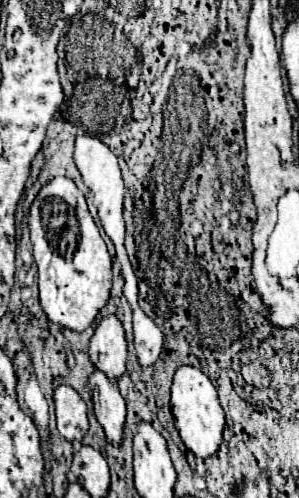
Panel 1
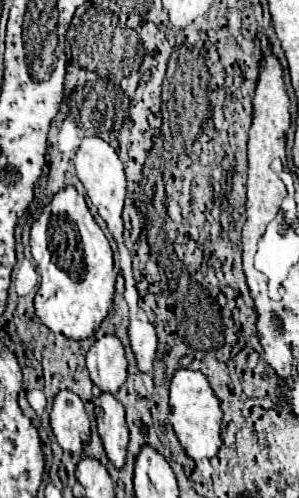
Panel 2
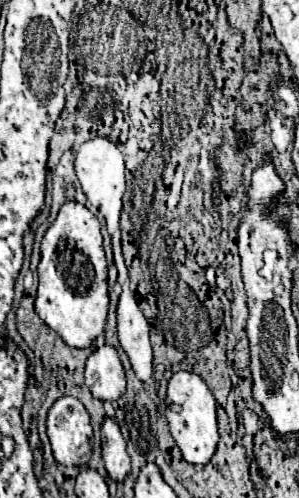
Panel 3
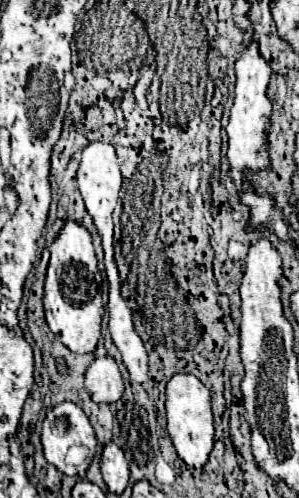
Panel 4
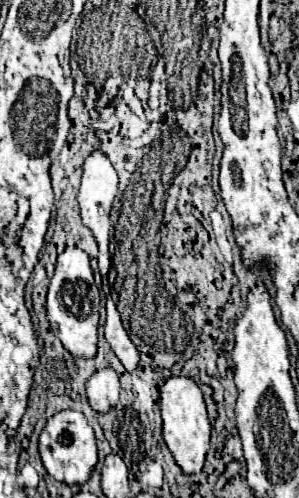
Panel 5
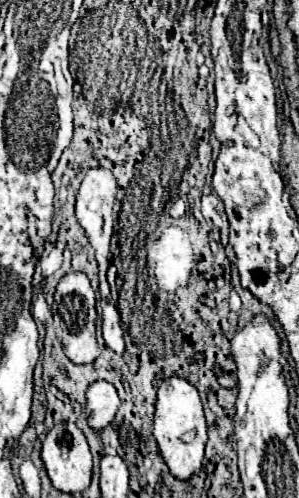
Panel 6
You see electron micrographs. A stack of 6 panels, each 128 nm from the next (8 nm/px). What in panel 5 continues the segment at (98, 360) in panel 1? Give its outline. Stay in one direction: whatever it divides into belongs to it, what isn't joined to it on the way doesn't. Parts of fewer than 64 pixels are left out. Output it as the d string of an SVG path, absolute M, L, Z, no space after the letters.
M110 366L96 370L86 384L86 392L88 392L88 402L96 412L106 412L112 406L116 406L120 392L120 378L116 370Z

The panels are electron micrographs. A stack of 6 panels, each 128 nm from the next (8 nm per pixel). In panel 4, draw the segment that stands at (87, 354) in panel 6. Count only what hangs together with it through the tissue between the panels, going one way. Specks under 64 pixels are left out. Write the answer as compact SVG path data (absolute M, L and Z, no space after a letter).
M66 220L50 244L50 262L44 282L44 312L46 322L56 338L60 338L60 342L76 354L94 352L102 336L100 324L104 316L104 304L100 284L102 278L88 228L78 220Z

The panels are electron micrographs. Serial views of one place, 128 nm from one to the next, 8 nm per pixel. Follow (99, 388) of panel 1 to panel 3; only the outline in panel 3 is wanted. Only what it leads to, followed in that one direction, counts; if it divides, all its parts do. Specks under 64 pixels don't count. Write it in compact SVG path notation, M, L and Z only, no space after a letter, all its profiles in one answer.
M104 416L102 422L102 458L106 472L112 480L122 482L130 472L130 456L126 450L126 440L114 416Z

